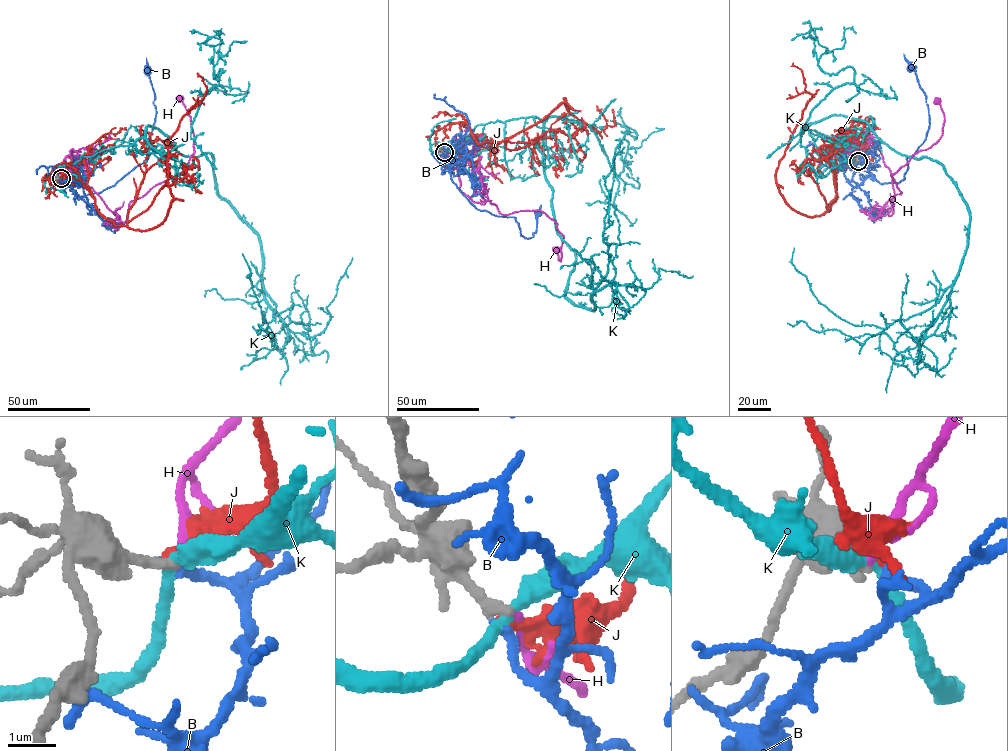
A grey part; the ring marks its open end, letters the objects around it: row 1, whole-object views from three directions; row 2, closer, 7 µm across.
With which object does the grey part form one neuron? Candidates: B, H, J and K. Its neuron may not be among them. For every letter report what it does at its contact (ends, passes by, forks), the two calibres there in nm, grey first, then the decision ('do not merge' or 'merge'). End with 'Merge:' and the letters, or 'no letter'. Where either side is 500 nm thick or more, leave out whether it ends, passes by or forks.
B: it ends | 240/180 nm | do not merge
H: it ends | 240/170 nm | merge
J: it ends | 240/240 nm | do not merge
K: it passes by | 240/320 nm | do not merge
Merge: H

